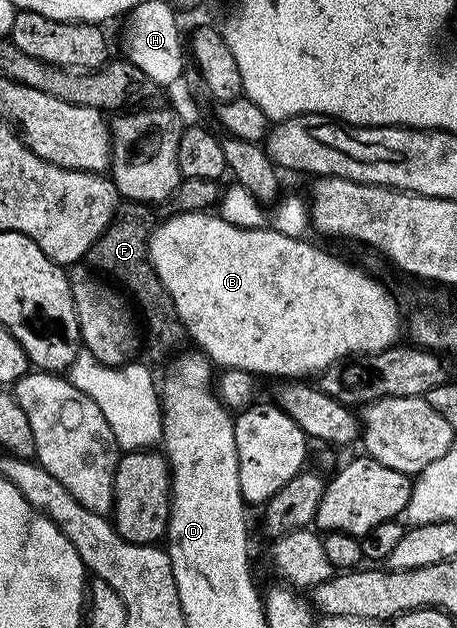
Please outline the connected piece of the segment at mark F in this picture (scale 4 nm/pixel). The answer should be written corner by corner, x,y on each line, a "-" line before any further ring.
122,203
105,233
95,242
95,246
91,246
87,264
90,269
98,273
106,272
101,274
108,277
110,281
118,280
113,282
128,293
132,303
136,305
139,312
141,307
141,312
145,315
143,328
144,331
145,328
149,331
150,354
168,357
178,347
176,344
180,342
181,336
183,340
183,325
177,316
175,302
171,302
171,294
167,294
163,282
159,282
159,274
155,274
153,264
149,260
149,237
153,235
153,229
159,220
159,216
153,212
156,211
147,204

